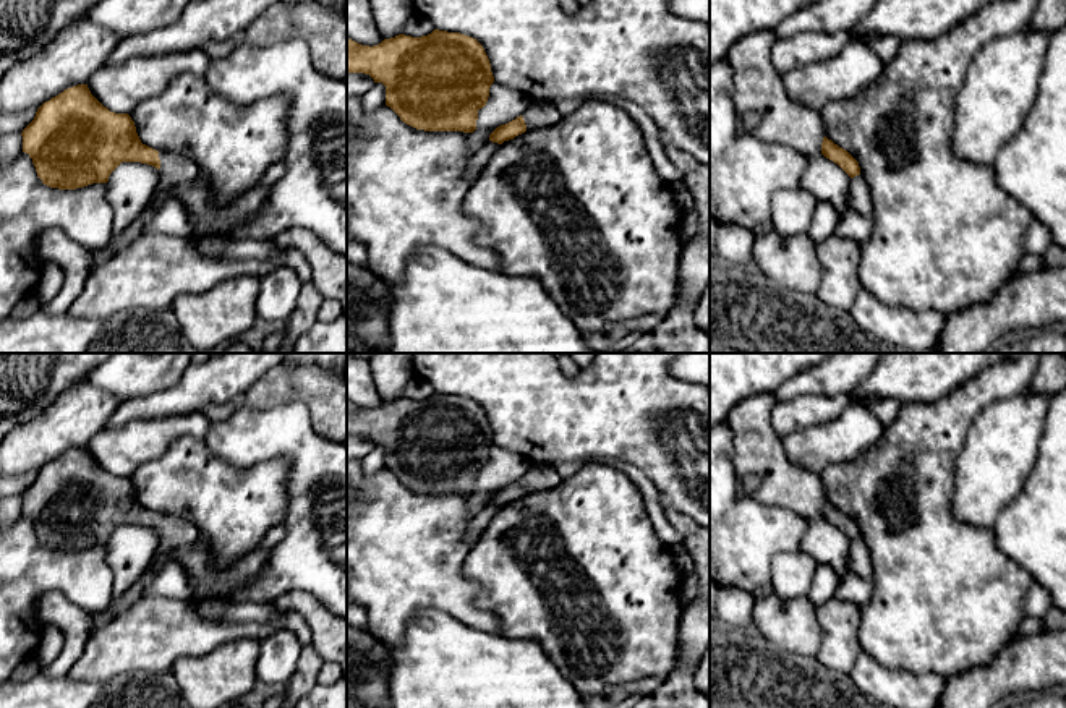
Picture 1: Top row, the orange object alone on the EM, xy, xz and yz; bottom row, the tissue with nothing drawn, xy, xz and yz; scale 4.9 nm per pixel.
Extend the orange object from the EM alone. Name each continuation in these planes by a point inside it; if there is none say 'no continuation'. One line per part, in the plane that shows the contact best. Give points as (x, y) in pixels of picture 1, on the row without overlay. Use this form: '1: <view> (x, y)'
1: xy (177, 535)

